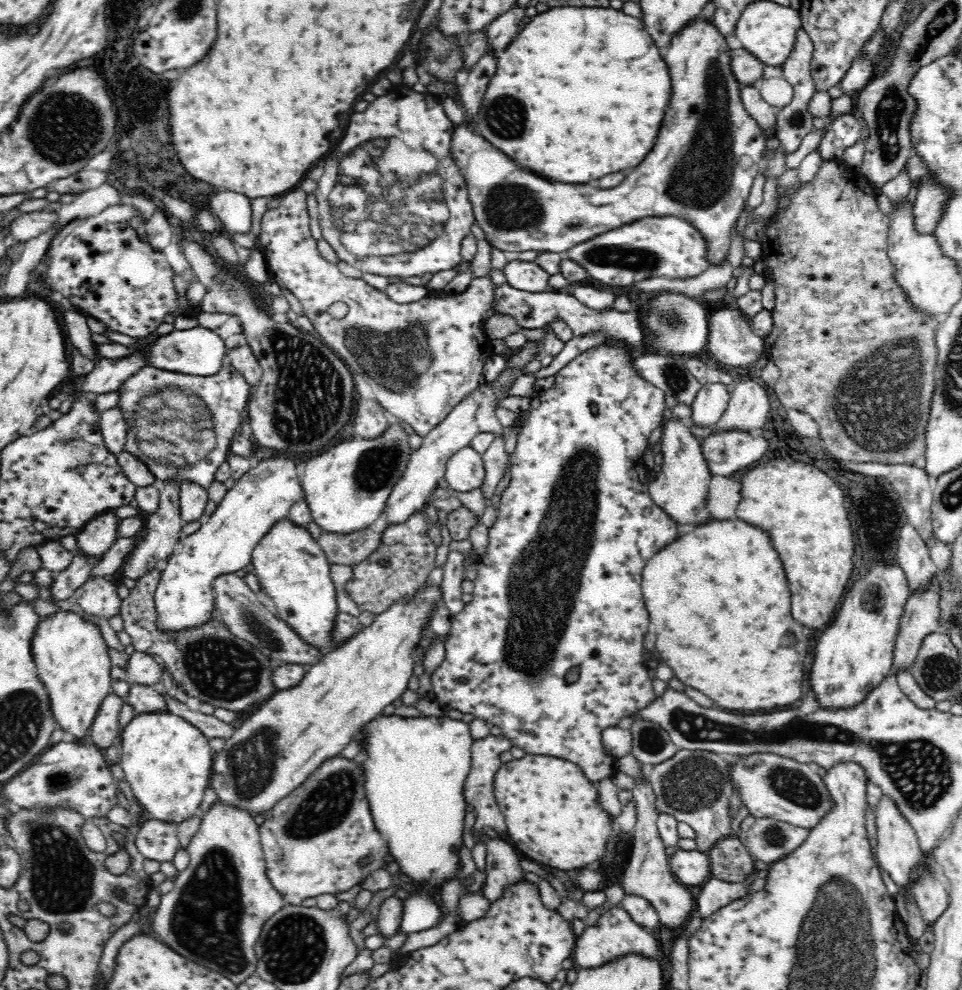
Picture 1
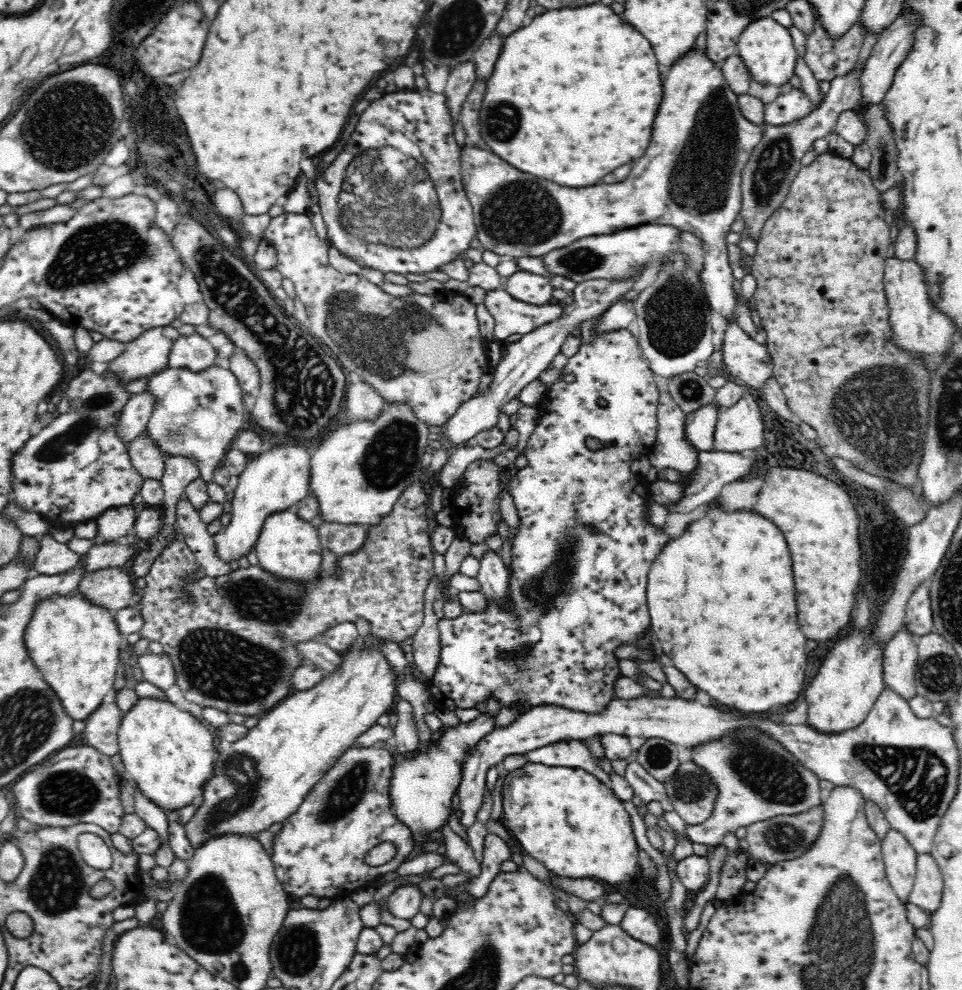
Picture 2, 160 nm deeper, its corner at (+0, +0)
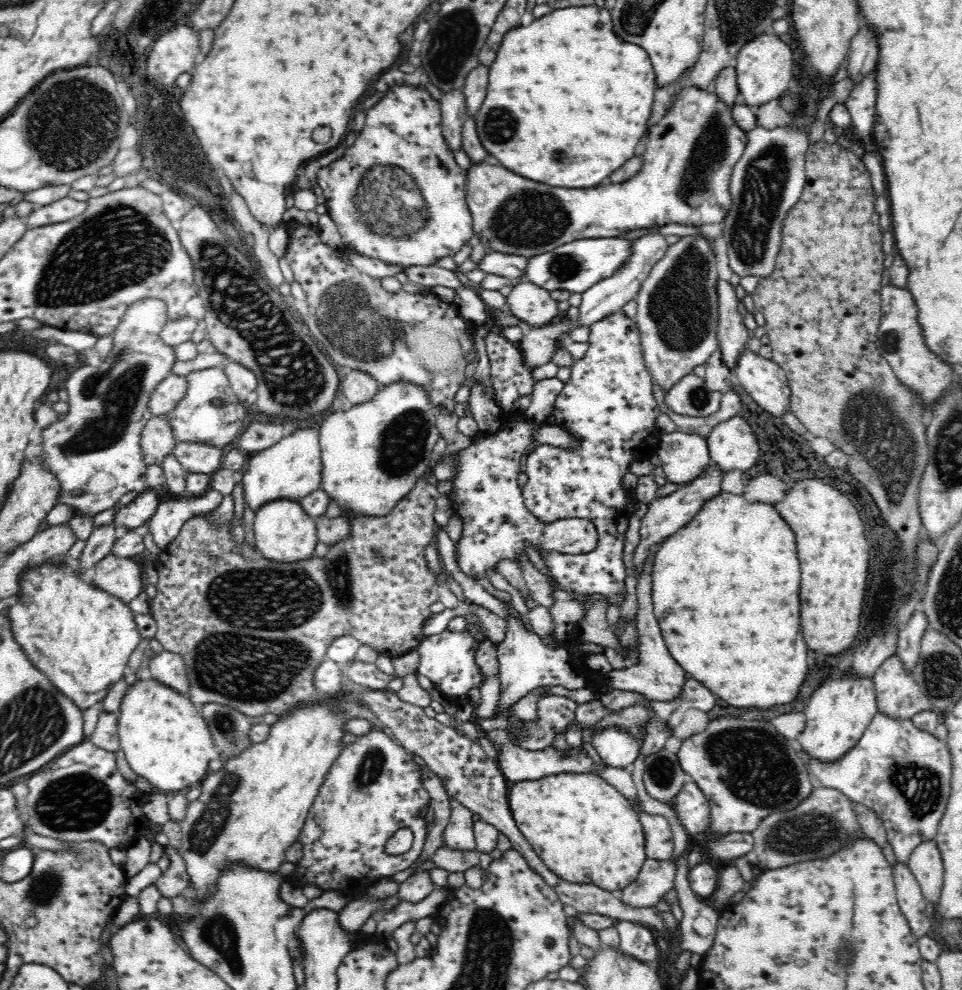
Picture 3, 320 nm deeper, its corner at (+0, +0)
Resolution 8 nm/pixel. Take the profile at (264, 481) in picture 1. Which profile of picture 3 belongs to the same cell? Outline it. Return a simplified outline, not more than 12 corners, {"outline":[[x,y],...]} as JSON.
{"outline":[[317,424],[248,460],[245,502],[299,501],[321,488]]}

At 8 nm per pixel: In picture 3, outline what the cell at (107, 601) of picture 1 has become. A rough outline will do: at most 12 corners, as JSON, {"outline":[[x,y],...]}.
{"outline":[[112,553],[93,565],[96,588],[126,603],[145,588],[140,564]]}

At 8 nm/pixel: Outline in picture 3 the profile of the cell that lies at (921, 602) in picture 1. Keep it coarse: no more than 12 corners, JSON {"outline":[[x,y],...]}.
{"outline":[[902,661],[872,677],[877,713],[911,720],[932,710]]}

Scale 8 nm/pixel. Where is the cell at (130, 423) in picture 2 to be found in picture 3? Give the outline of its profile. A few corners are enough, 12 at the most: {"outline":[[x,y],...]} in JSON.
{"outline":[[170,373],[150,398],[152,415],[169,414],[188,392],[186,377]]}

